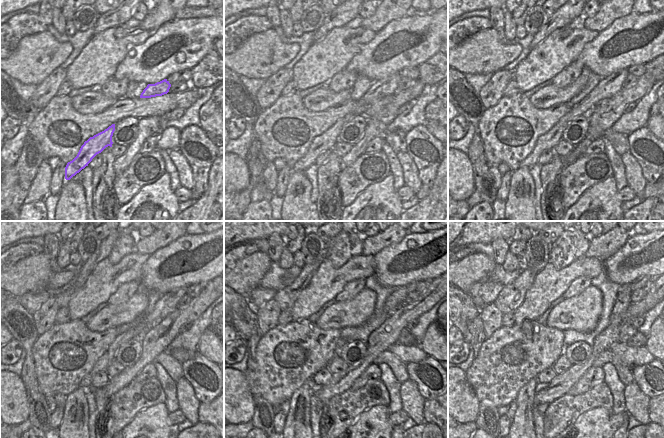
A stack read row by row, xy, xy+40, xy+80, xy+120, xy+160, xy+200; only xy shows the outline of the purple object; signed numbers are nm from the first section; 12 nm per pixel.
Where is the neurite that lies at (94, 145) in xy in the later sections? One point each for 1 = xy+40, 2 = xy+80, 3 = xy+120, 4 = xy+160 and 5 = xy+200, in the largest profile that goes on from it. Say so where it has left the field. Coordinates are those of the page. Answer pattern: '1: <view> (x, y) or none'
1: xy+40 (387, 86)
2: xy+80 (609, 86)
3: xy+120 (167, 303)
4: xy+160 (394, 301)
5: xy+200 (639, 283)

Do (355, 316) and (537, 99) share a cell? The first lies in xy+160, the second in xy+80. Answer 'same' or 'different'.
same

